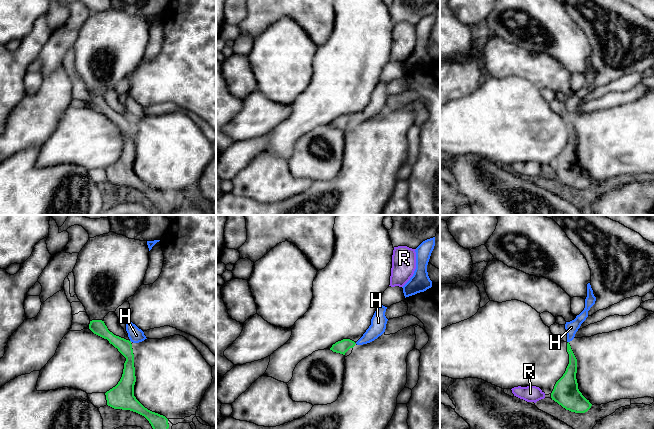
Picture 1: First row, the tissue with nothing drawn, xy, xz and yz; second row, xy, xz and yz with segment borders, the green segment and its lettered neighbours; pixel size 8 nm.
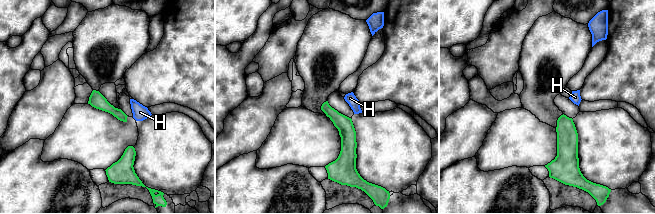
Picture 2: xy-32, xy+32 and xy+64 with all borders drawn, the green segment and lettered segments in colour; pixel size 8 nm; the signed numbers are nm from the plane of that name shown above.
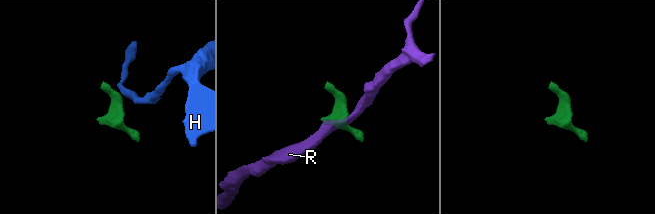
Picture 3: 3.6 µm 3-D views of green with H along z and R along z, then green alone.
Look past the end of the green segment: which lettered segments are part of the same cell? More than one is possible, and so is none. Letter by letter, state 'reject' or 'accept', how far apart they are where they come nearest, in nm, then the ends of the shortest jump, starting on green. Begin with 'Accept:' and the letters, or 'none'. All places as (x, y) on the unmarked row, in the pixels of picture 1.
Accept: none
H: reject; 0 nm apart
R: reject; 60 nm apart; from green across yz (551, 169), (544, 169)

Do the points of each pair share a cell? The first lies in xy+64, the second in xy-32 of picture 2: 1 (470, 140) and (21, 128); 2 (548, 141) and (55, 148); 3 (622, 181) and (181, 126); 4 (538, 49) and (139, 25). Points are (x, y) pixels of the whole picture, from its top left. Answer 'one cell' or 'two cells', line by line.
1: one cell
2: one cell
3: one cell
4: one cell

